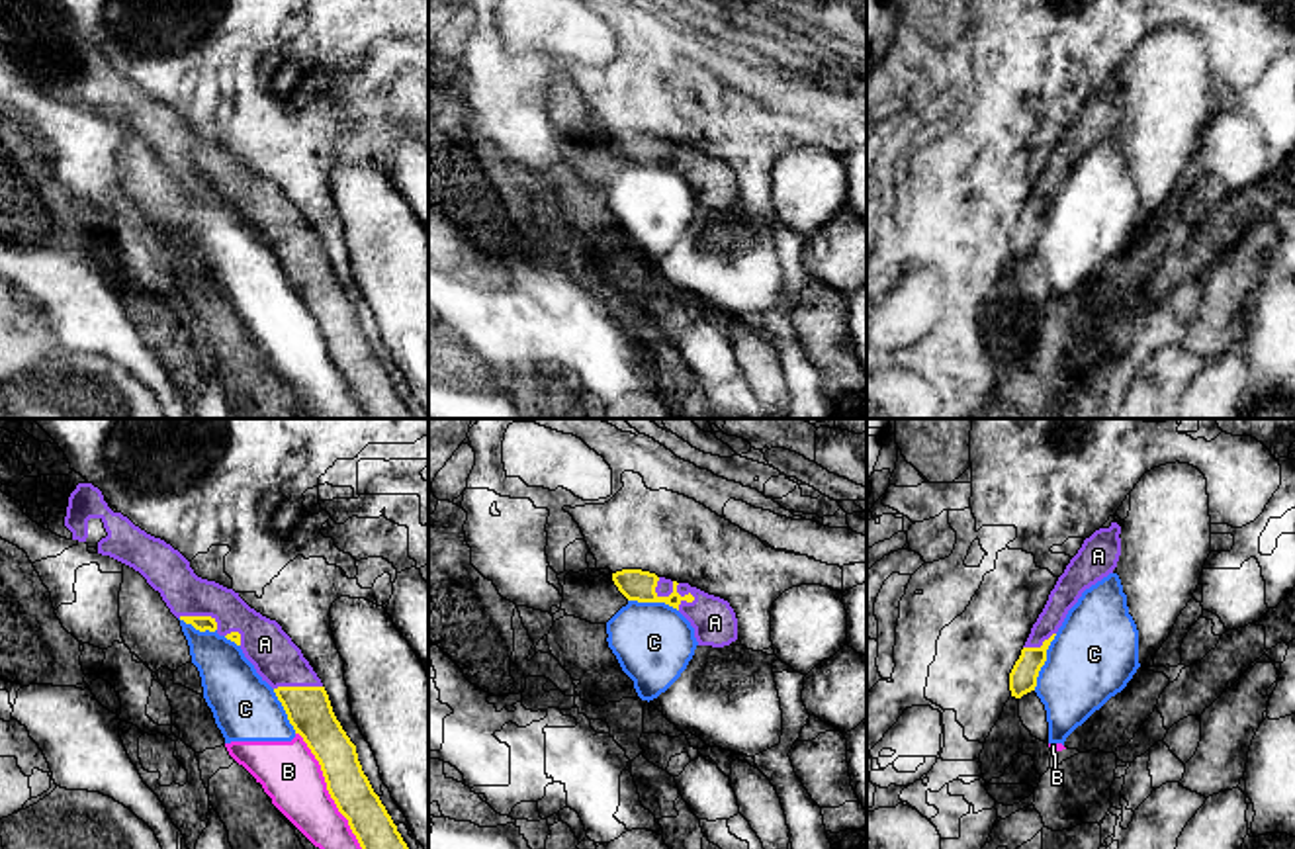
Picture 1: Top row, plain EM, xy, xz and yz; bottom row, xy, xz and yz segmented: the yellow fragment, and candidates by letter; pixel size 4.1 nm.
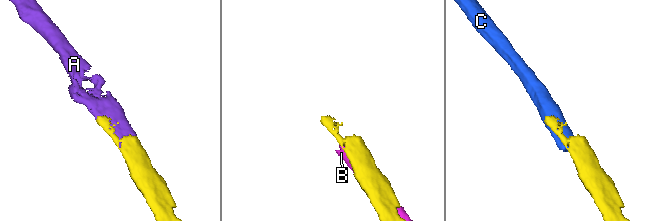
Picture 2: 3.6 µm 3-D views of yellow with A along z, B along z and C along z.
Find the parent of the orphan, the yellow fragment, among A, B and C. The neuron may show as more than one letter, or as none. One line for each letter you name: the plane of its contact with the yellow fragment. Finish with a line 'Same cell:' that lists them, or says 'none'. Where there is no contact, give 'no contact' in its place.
A: contact in xz
Same cell: A

